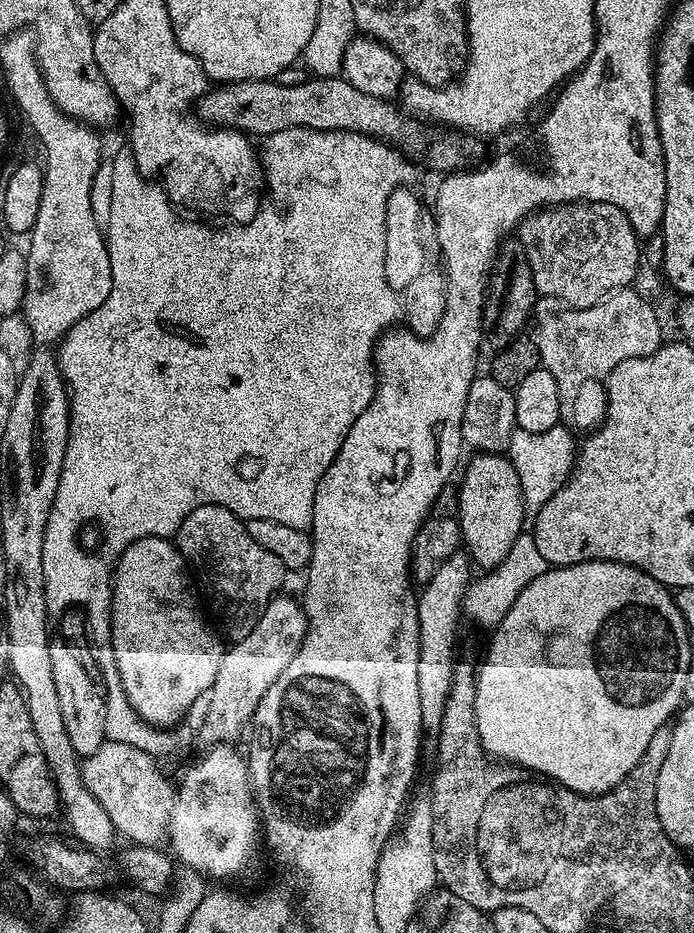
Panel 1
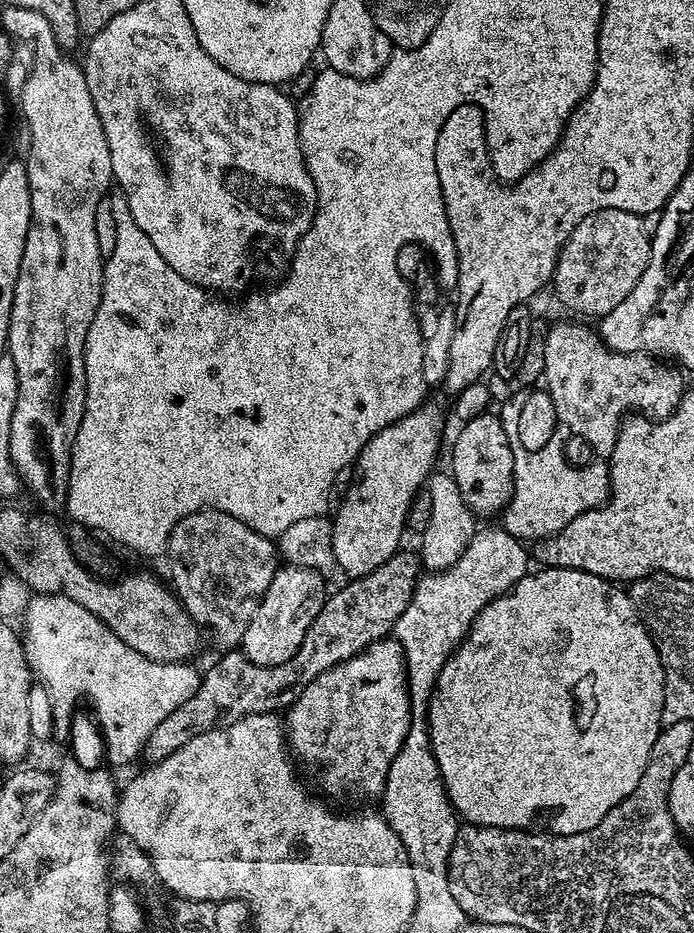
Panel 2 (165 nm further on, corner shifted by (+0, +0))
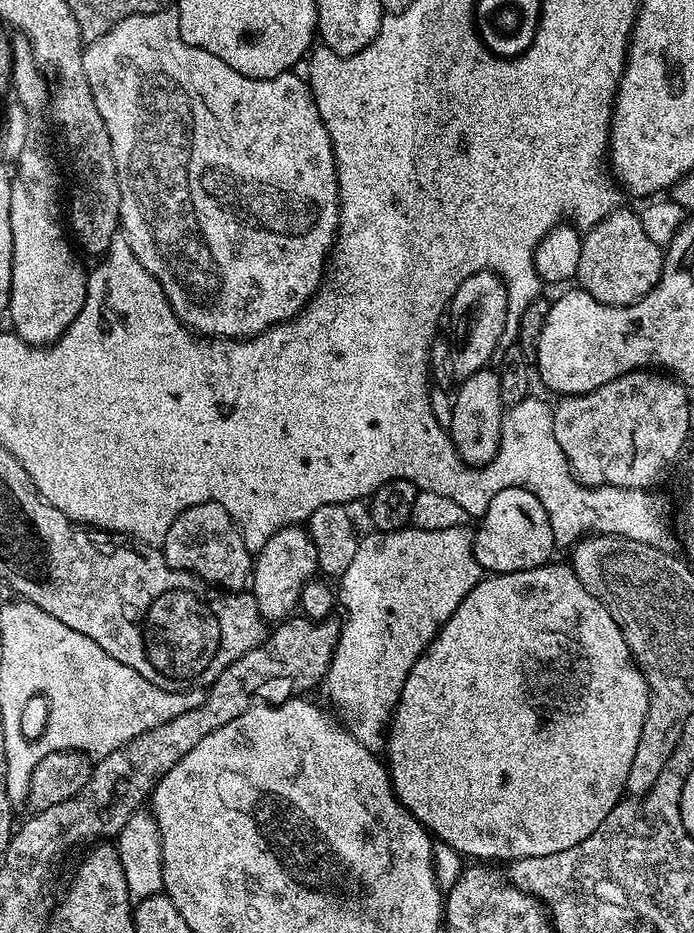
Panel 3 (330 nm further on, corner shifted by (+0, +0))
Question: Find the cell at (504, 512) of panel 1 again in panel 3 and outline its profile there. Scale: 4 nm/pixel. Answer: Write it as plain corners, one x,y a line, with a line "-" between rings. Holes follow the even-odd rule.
485,366
479,372
463,377
454,392
453,422
450,429
452,445
456,447
458,455
464,459
465,464
473,468
480,468
489,464
498,454
500,445
500,417
502,405
500,402
500,387
498,386
499,371

